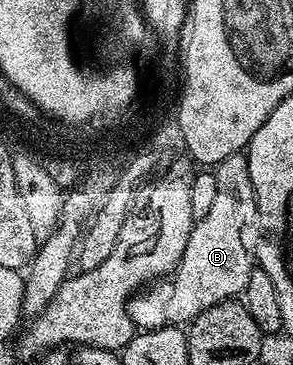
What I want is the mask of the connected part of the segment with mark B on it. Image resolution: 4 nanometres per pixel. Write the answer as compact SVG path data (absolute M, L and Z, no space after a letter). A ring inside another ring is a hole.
M244 153L227 156L215 167L217 175L217 191L215 201L211 203L211 212L193 223L191 240L187 240L187 248L183 248L183 256L177 269L173 271L171 280L157 280L148 288L142 289L129 300L129 315L138 331L158 330L170 324L188 324L198 318L204 310L229 298L244 295L247 276L255 268L255 258L251 246L245 243L245 229L257 221L257 197L251 184L249 159Z

